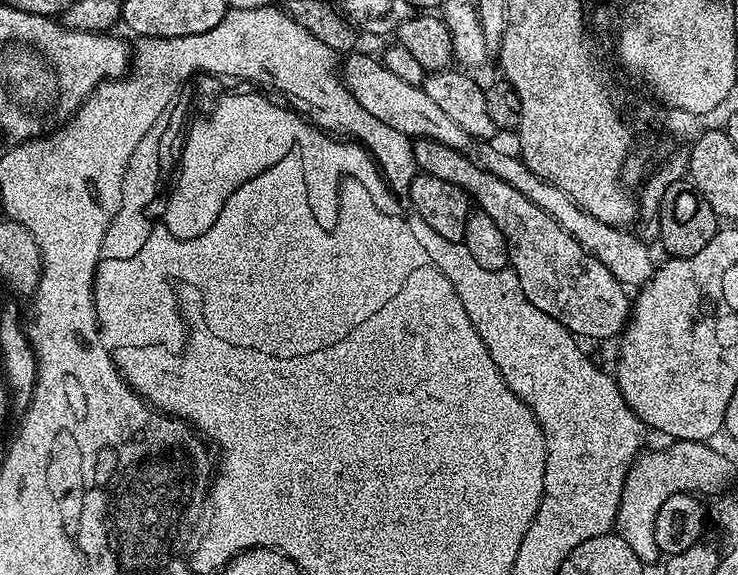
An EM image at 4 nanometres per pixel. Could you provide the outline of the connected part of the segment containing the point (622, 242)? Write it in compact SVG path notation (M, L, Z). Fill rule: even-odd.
M484 142L477 147L480 149L474 153L474 156L480 167L494 174L494 178L502 178L502 182L510 182L510 186L514 186L514 190L518 190L525 198L530 198L534 206L546 210L546 214L550 214L550 218L554 218L554 222L558 222L562 230L570 233L588 253L598 258L598 262L602 262L602 266L606 266L606 270L610 270L610 274L614 274L619 284L642 286L651 278L654 271L652 252L648 249L651 247L640 240L635 231L594 218L594 214L579 208L570 198L570 194L566 194L566 190L558 190L558 186L538 178L538 174L534 174L534 170L530 170L530 166L526 166L526 162L520 159L519 155L512 153L511 156L508 152L499 152L498 149L491 148L492 146L491 143Z

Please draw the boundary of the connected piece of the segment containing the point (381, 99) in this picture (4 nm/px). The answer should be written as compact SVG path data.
M360 50L353 51L347 57L349 59L342 64L342 79L344 84L354 94L354 98L368 114L374 114L378 122L406 134L410 138L417 140L433 140L442 142L442 146L450 146L454 150L462 153L469 151L468 147L474 144L471 136L458 126L458 122L453 122L441 110L434 101L431 100L430 94L424 92L421 86L410 86L410 82L402 82L402 78L390 74L386 66L379 59Z

